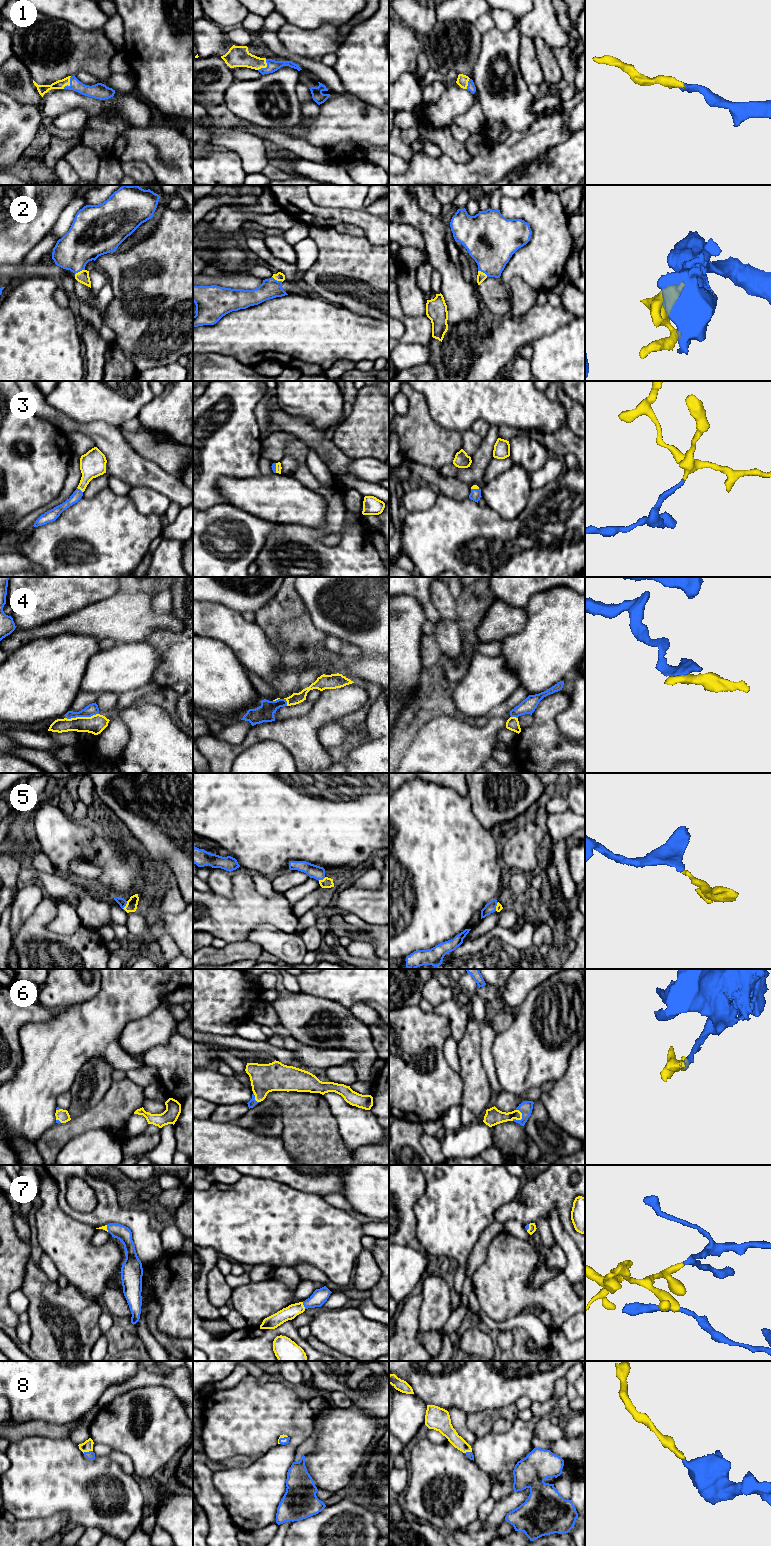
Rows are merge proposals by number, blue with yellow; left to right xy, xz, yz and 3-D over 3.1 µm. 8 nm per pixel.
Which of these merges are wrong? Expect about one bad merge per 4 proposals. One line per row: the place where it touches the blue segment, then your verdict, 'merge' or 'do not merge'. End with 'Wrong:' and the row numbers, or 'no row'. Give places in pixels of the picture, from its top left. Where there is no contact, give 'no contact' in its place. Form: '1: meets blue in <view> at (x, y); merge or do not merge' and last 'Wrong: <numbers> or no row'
1: meets blue in xy at (70, 83); merge
2: meets blue in xz at (276, 280); merge
3: meets blue in xy at (80, 490); merge
4: meets blue in xy at (81, 716); do not merge
5: meets blue in xy at (125, 905); merge
6: meets blue in yz at (522, 1118); merge
7: meets blue in xz at (303, 1304); merge
8: meets blue in xy at (87, 1452); merge
Wrong: 4

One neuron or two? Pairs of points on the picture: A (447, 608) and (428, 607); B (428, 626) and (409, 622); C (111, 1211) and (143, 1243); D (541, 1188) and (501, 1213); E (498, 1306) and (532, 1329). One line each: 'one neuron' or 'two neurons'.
A: two neurons
B: two neurons
C: one neuron
D: one neuron
E: two neurons

